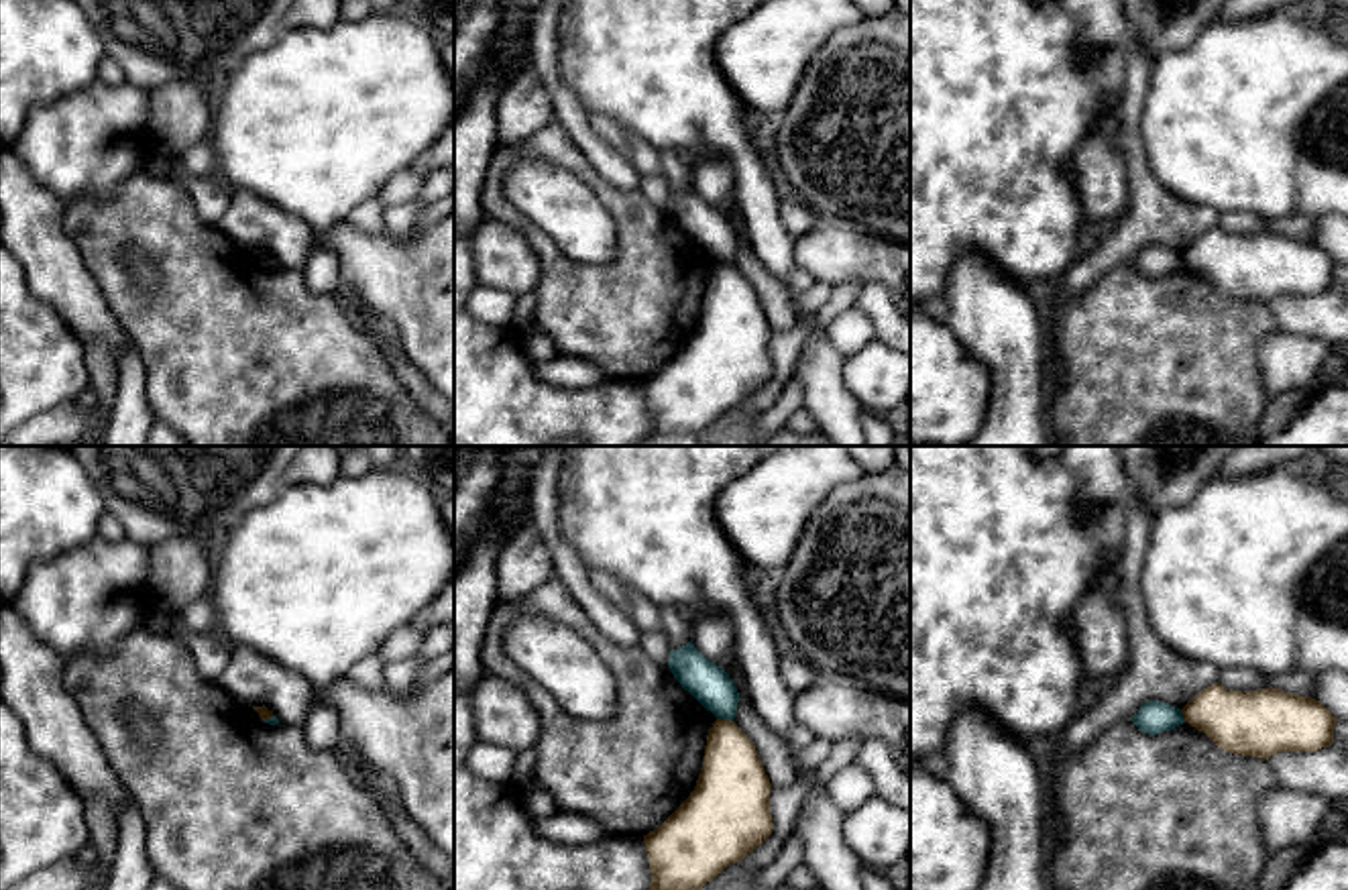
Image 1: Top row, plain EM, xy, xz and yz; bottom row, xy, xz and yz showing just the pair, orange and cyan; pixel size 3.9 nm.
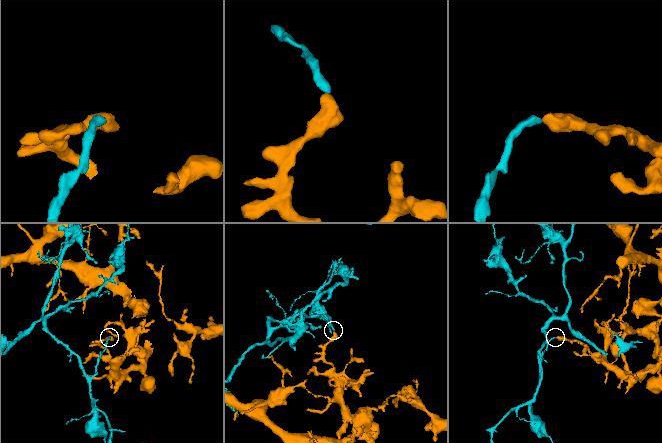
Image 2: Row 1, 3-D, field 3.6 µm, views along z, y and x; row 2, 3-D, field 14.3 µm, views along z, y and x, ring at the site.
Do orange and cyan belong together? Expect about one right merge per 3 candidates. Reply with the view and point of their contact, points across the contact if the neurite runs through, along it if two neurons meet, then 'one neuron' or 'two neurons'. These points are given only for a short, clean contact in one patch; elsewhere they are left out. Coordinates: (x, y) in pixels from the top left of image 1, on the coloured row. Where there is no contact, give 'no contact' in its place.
contact xz (725, 719); border xz (717, 717), (732, 721); two neurons

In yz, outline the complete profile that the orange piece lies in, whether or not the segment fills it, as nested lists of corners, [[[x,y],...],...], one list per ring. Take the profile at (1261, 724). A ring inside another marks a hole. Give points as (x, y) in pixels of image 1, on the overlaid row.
[[[1203,688],[1183,709],[1183,719],[1220,749],[1269,760],[1279,752],[1317,752],[1334,743],[1336,717],[1315,699],[1279,688]]]

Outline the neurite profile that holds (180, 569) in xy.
[[[179,536],[149,546],[149,558],[149,603],[153,609],[177,615],[189,603],[208,599],[212,560],[204,542]]]

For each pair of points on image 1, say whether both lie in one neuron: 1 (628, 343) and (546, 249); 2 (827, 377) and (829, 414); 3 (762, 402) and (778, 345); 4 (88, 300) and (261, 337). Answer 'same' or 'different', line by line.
1: same
2: same
3: same
4: different

